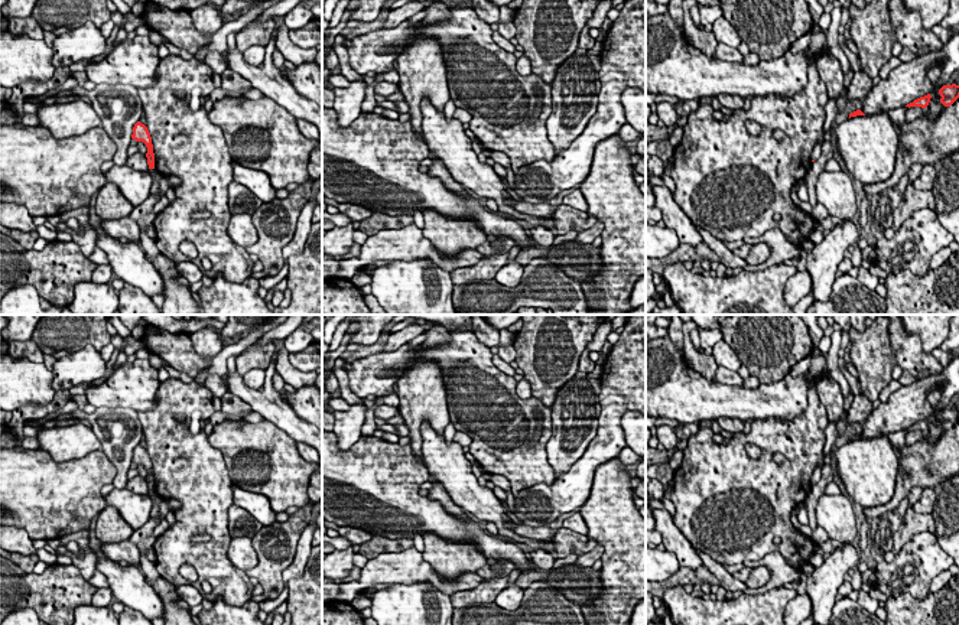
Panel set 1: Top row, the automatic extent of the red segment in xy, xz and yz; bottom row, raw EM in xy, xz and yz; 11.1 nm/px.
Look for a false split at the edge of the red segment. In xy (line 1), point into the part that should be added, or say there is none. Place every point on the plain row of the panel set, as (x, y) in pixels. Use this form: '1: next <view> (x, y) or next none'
1: next none

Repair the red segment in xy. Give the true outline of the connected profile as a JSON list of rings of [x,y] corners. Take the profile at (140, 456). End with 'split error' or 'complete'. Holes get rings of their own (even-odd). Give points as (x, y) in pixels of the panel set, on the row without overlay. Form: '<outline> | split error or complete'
[[[137,445],[133,450],[131,462],[136,465],[143,465],[146,468],[147,471],[146,481],[147,481],[149,492],[155,492],[153,468],[152,468],[152,460],[150,460],[147,450],[142,447],[140,445]]] | complete

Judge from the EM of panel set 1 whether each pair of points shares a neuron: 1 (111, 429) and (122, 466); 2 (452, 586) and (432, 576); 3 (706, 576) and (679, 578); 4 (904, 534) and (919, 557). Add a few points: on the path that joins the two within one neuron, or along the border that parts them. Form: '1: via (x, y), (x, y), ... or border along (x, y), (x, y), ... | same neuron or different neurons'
1: via (117, 438), (117, 458) | same neuron
2: via (448, 586), (436, 579) | same neuron
3: via (699, 576), (686, 576) | same neuron
4: border along (907, 542), (894, 554) | different neurons

